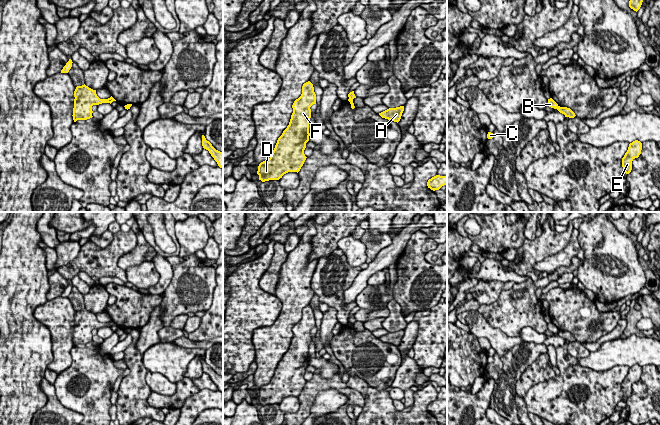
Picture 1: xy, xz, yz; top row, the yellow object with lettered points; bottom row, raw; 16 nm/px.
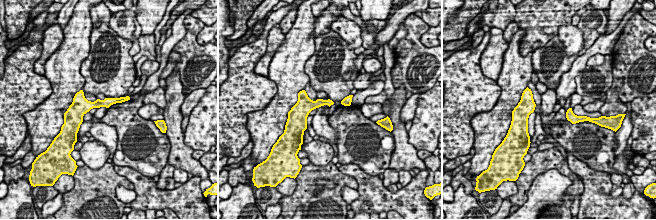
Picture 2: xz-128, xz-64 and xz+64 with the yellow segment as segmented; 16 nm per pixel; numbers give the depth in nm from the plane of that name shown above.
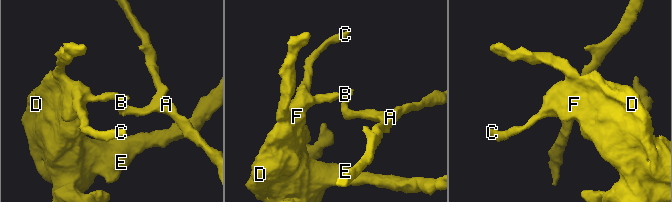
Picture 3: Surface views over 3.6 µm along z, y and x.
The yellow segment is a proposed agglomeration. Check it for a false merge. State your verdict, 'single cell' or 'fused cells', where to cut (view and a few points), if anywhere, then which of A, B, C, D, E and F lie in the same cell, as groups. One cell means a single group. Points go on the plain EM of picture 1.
fused cells; cut in yz along (558, 330), (556, 332); A / B C D E F

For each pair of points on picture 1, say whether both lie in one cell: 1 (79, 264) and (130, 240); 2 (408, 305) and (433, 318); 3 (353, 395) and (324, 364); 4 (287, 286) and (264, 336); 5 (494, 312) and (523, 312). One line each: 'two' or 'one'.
1: one
2: two
3: two
4: one
5: one

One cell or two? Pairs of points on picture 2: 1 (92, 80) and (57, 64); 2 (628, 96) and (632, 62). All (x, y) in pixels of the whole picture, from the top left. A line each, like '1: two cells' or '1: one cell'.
1: two cells
2: one cell

